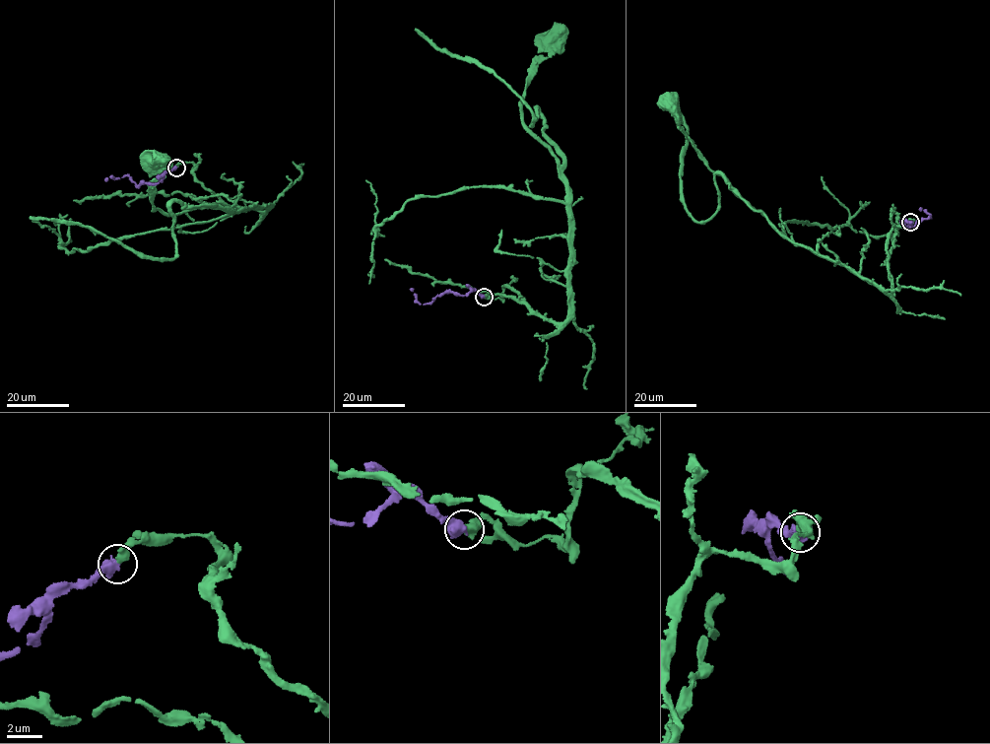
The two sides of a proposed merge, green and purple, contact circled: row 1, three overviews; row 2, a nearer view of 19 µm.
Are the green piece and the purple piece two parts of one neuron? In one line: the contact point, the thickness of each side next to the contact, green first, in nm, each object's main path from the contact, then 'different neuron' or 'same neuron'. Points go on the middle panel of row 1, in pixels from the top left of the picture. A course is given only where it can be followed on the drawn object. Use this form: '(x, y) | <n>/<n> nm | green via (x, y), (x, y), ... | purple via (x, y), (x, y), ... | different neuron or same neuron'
(484, 297) | 500/650 nm | green via (484, 296), (508, 287), (545, 318), (566, 317), (568, 194), (521, 116), (556, 39) | purple via (484, 296), (473, 290), (461, 296), (448, 292), (421, 304), (410, 289) | same neuron

